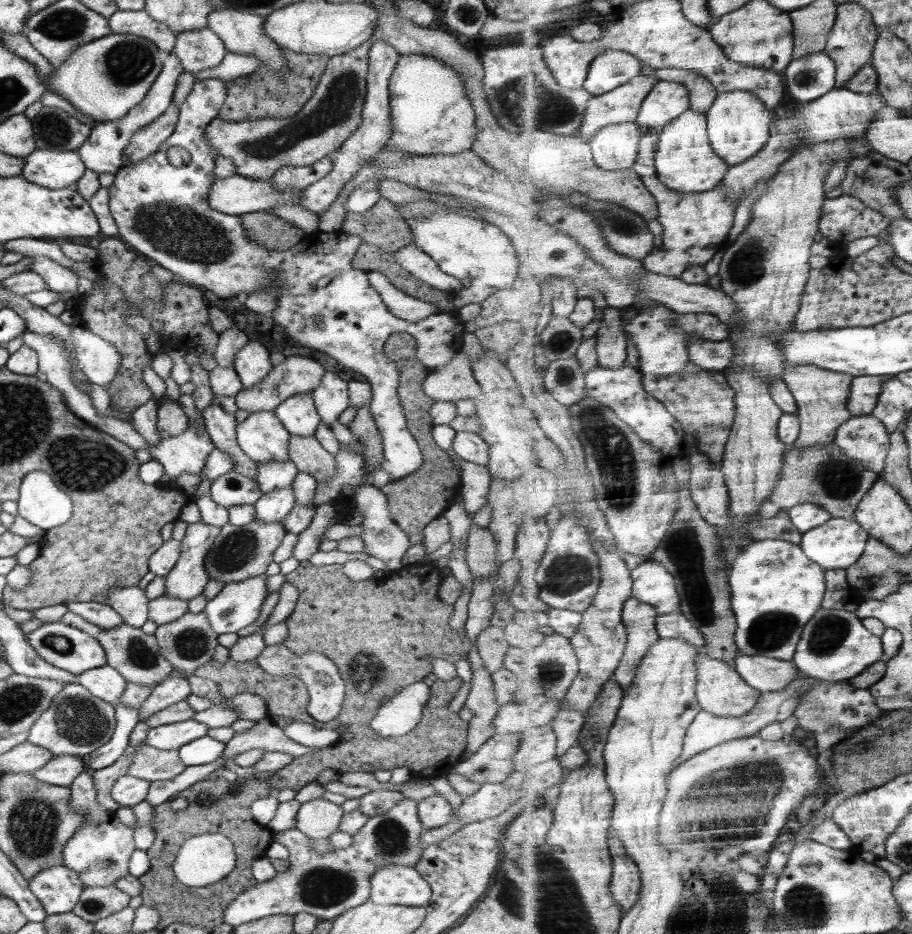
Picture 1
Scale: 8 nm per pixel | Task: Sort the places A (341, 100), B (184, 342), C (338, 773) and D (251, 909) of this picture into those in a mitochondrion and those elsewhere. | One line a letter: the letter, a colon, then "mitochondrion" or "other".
A: mitochondrion
B: other
C: other
D: other

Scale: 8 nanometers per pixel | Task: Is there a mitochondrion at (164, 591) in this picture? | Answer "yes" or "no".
no

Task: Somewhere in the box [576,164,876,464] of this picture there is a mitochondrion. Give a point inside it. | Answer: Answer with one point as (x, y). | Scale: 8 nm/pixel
(747, 265)

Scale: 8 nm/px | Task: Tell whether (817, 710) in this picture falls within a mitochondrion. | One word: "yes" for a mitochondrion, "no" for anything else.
yes

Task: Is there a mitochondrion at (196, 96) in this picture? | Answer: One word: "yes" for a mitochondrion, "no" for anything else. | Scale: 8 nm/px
no

